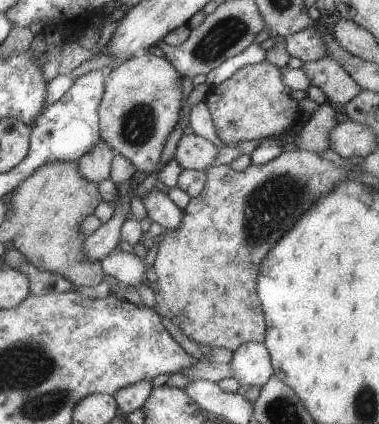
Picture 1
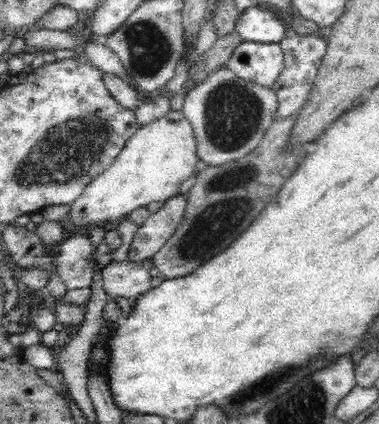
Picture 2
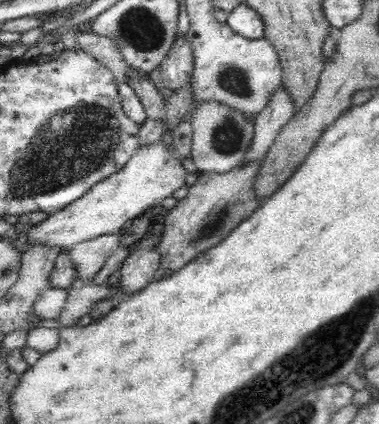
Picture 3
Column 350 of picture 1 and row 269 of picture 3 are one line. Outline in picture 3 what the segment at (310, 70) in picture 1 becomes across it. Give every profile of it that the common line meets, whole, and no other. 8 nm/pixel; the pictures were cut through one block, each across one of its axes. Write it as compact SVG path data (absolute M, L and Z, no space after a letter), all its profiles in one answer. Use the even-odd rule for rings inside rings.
M122 232L102 234L66 248L64 254L68 256L70 266L74 268L74 288L82 290L84 286L94 284L96 276L104 270L104 264L120 248L120 236Z

